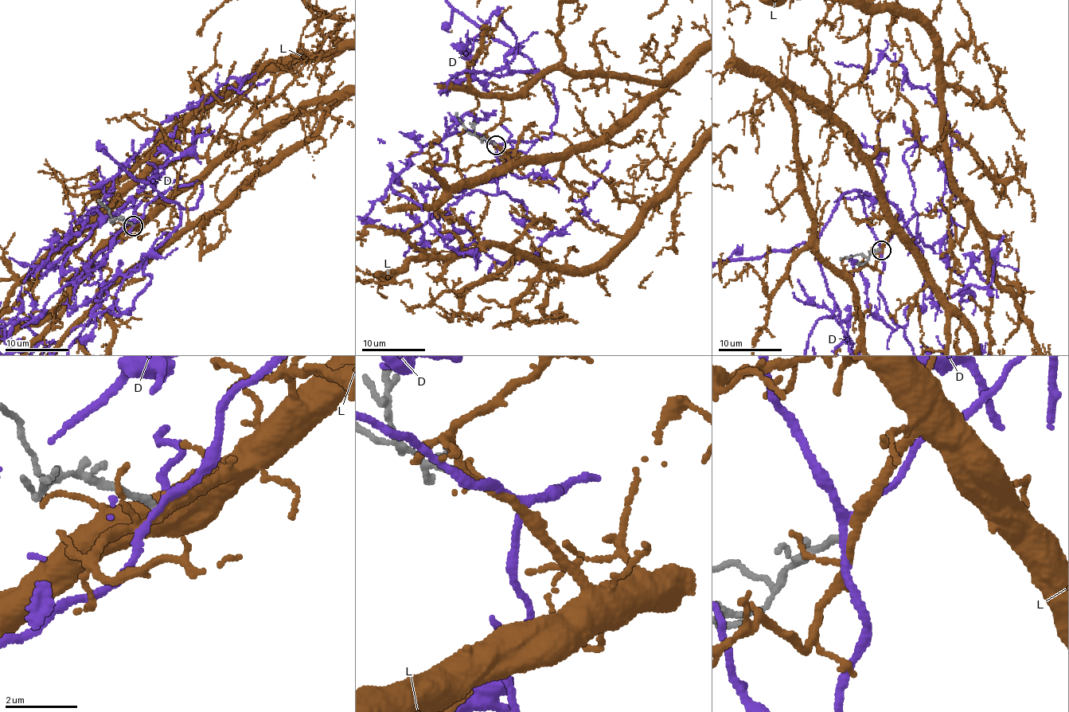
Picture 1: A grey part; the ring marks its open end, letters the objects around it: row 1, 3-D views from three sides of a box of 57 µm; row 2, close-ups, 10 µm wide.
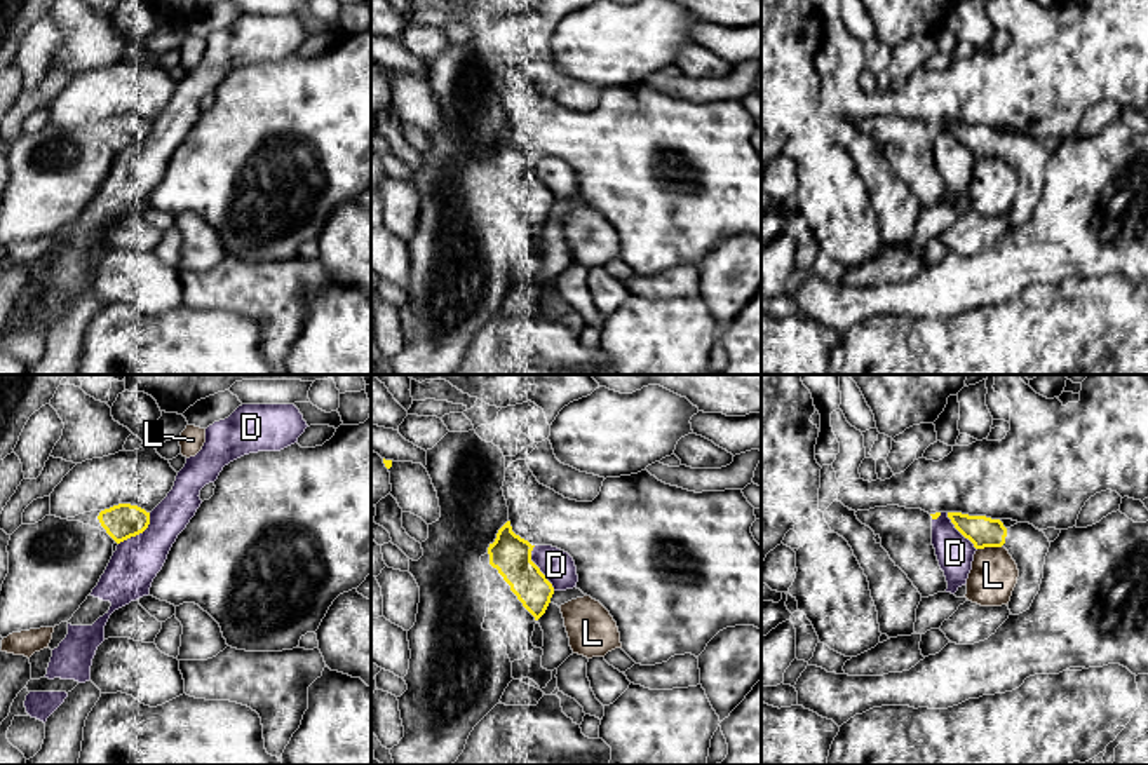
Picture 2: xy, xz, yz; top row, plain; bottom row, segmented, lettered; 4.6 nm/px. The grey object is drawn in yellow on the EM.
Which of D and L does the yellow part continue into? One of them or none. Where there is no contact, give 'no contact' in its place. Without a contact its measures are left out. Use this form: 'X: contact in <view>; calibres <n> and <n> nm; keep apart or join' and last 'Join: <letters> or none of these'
D: contact in xz; calibres 190 and 150 nm; keep apart
L: contact in yz; calibres 140 and 220 nm; keep apart
Join: none of these

